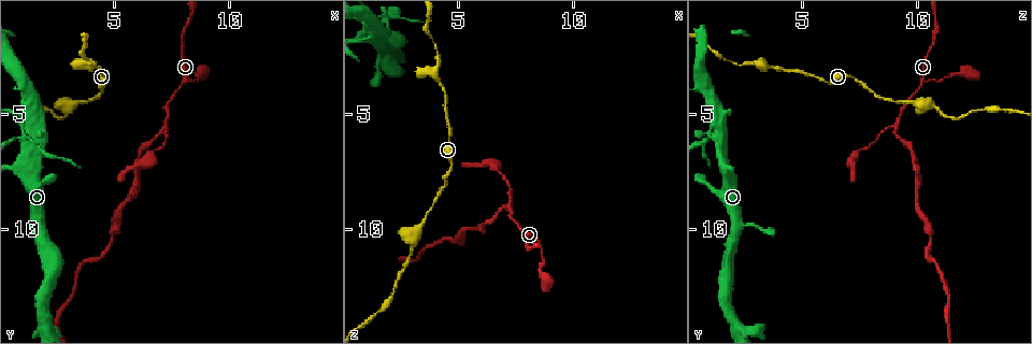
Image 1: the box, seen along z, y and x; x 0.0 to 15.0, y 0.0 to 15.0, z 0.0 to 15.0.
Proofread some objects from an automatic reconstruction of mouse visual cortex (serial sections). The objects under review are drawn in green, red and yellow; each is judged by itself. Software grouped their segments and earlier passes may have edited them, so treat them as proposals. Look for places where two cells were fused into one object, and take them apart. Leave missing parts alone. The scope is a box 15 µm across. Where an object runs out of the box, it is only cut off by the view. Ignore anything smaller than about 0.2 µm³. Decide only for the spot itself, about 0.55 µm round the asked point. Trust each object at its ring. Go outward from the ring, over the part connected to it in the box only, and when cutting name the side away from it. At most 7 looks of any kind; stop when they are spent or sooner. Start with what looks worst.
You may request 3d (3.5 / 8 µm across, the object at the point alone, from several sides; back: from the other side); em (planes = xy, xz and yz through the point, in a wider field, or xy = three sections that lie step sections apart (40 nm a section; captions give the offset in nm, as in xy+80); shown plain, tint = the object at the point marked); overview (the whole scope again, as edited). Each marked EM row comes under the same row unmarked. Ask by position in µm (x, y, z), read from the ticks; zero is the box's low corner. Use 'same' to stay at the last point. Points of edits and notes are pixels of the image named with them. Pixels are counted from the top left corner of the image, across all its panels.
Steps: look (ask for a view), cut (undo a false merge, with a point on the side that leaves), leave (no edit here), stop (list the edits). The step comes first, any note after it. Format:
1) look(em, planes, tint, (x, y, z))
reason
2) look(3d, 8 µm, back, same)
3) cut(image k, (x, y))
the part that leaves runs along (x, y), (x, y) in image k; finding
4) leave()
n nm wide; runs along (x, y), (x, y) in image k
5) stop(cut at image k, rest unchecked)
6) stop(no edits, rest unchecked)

look(3d, 3.5 µm, (7.3, 5.5, 9.1))
three-way junction

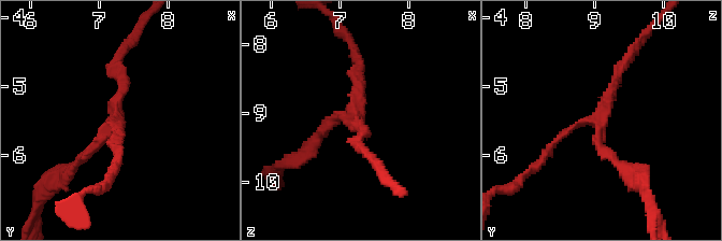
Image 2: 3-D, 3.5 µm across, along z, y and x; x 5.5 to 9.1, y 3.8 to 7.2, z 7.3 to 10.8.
look(em, planes, tint, (7.25, 5.50, 9.10))

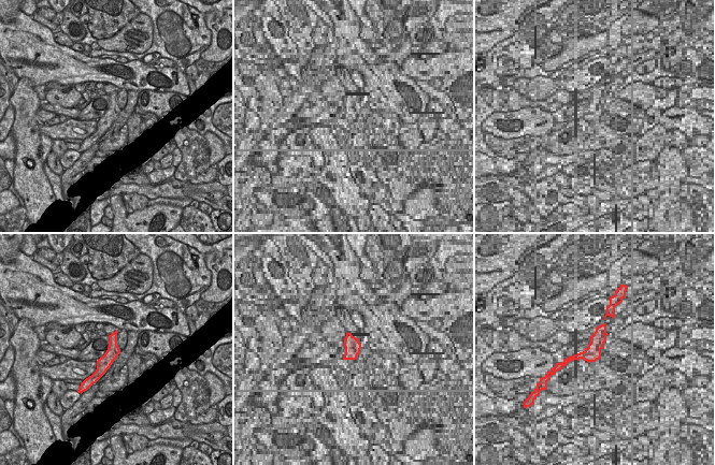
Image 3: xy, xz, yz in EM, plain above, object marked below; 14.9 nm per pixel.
leave()
runs along (114, 335), (113, 351), (93, 380) in image 3; all the same cell

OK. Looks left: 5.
look(3d, 3.5 µm, back, (1.4, 6.3, 1.4))
three arms meet

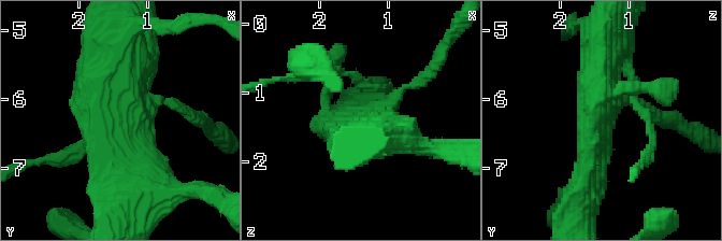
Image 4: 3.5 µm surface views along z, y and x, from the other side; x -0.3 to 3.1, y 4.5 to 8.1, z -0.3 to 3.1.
look(em, xy, step 5, tint, (1.45, 6.25, 1.45))
shape alone is not enough

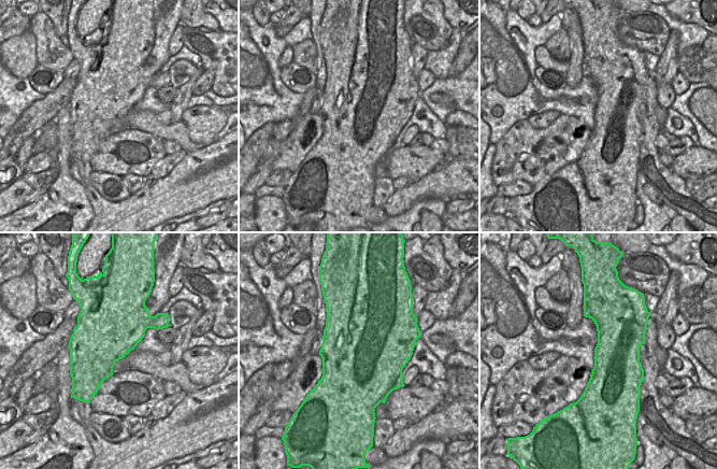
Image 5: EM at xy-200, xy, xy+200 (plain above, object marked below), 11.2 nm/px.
look(em, xy, step 1, tint, same)
cut it another way

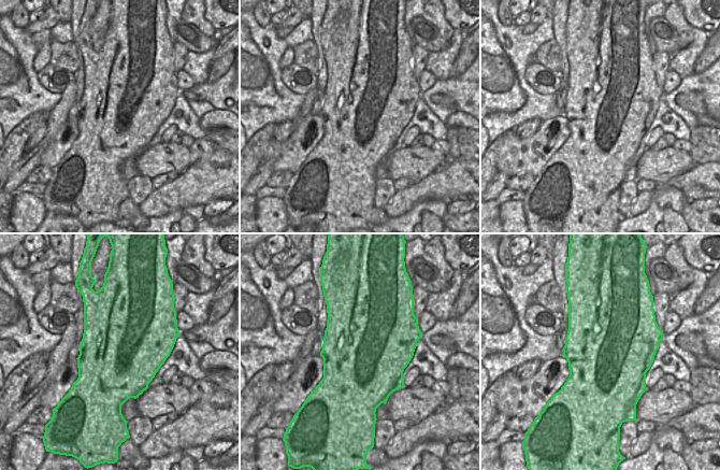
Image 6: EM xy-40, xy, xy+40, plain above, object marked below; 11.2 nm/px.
leave()
runs along (132, 187), (109, 45) in image 4; all the same cell

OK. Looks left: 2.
stop(no edits, rest unchecked)

